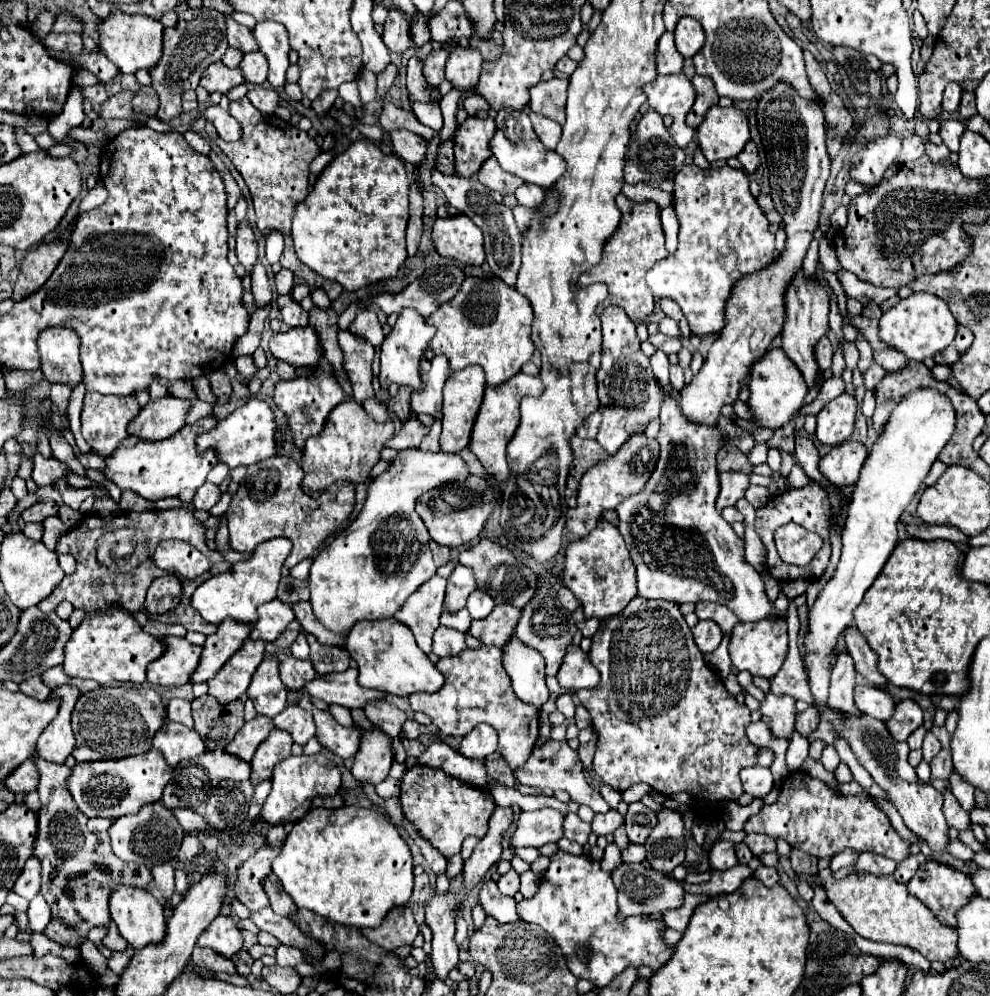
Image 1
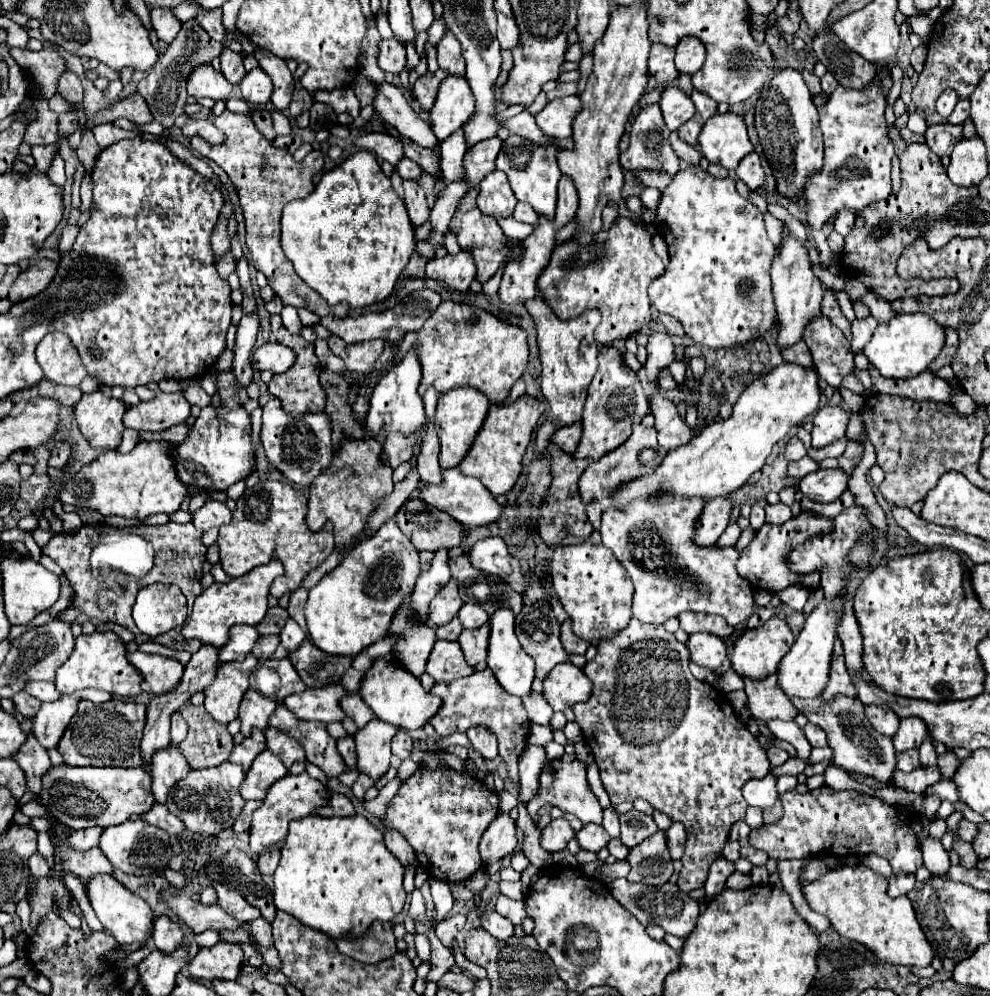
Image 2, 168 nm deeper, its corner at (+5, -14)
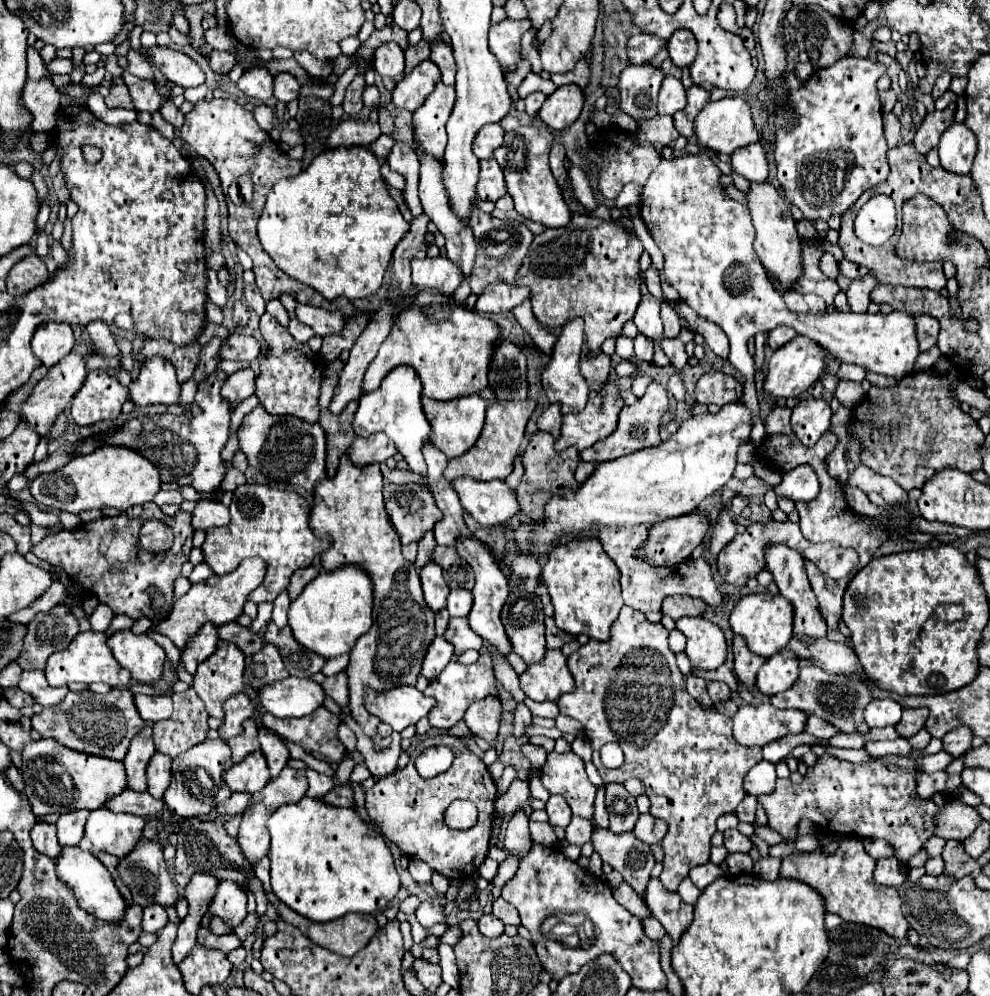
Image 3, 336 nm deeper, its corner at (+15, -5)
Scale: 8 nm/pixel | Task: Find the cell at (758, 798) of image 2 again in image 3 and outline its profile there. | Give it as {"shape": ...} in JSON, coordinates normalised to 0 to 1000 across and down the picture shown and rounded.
{"shape":[[[774,763],[766,765],[752,781],[752,791],[760,799],[780,795],[782,787],[784,787],[784,769],[780,765],[774,765]]]}

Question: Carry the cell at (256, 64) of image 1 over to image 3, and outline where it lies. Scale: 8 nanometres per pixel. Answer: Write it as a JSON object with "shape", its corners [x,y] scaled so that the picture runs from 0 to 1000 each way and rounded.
{"shape":[[[255,68],[244,74],[244,78],[240,80],[240,88],[253,98],[269,102],[277,94],[277,78],[269,68]]]}

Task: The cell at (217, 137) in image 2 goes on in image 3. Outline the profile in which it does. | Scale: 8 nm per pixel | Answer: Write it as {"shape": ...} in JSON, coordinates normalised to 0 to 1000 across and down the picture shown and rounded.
{"shape":[[[166,102],[166,106],[162,106],[160,112],[162,112],[164,118],[166,118],[168,122],[172,122],[178,131],[184,129],[184,120],[186,120],[186,116],[184,116],[184,112],[176,106],[176,102]]]}

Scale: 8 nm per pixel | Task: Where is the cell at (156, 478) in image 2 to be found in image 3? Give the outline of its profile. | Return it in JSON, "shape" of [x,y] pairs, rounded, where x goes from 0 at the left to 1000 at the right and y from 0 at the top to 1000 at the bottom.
{"shape":[[[105,448],[95,452],[93,456],[77,458],[67,468],[51,476],[40,476],[30,486],[30,496],[36,500],[38,506],[44,506],[48,512],[55,514],[67,512],[73,516],[81,516],[83,512],[93,510],[103,512],[109,508],[127,514],[131,508],[154,504],[160,492],[162,492],[160,472],[139,454],[121,448]]]}

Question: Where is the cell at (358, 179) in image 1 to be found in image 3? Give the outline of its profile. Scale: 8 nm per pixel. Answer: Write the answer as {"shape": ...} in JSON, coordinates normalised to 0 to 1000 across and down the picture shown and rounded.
{"shape":[[[364,147],[327,151],[301,177],[279,183],[271,193],[261,221],[261,239],[277,265],[293,279],[321,291],[329,301],[339,301],[341,297],[360,301],[380,295],[396,261],[396,253],[412,231],[414,225],[406,219],[384,177],[382,159]]]}

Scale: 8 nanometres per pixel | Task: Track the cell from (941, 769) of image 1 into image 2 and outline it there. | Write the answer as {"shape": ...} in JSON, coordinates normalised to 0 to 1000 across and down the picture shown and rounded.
{"shape":[[[956,754],[954,758],[947,760],[947,772],[952,776],[952,782],[962,782],[966,770],[968,770],[968,760],[962,756],[962,754]]]}

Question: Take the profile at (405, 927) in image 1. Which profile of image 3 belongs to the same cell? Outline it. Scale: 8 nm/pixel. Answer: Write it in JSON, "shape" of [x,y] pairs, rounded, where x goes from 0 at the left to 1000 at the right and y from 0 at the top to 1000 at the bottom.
{"shape":[[[265,861],[259,869],[257,869],[257,878],[259,878],[259,882],[265,886],[265,890],[267,890],[267,896],[269,896],[269,900],[271,900],[271,904],[273,904],[273,908],[277,910],[277,914],[279,914],[279,918],[285,922],[285,924],[289,924],[291,928],[295,928],[295,930],[301,930],[301,934],[307,938],[307,940],[311,940],[317,948],[321,948],[321,950],[325,950],[325,952],[331,952],[331,954],[335,954],[335,956],[339,956],[339,958],[345,958],[345,960],[358,960],[362,954],[366,954],[372,946],[374,946],[374,942],[380,938],[380,934],[382,934],[382,928],[380,928],[380,922],[376,920],[376,918],[349,918],[347,922],[343,922],[343,924],[339,924],[339,926],[311,926],[311,922],[303,922],[303,918],[299,918],[297,914],[291,914],[291,910],[285,910],[285,906],[275,898],[275,892],[273,892],[273,863],[271,861]]]}

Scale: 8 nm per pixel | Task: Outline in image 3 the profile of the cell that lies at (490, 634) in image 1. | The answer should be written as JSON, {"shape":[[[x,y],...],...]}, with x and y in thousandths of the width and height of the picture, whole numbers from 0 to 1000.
{"shape":[[[457,620],[453,627],[453,633],[448,641],[459,649],[461,659],[465,659],[471,653],[485,653],[487,641],[473,629],[473,620]]]}

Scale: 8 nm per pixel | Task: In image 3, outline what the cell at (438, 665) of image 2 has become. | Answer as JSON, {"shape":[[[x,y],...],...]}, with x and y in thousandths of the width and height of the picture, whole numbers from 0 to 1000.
{"shape":[[[440,639],[428,661],[426,679],[430,679],[432,683],[438,683],[451,671],[451,667],[455,665],[457,659],[459,659],[459,649],[455,645],[451,645],[448,641]]]}

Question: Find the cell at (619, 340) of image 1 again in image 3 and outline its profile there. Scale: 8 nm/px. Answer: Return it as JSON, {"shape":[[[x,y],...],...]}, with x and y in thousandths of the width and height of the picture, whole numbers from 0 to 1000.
{"shape":[[[614,384],[608,394],[596,394],[594,408],[586,416],[572,416],[568,420],[568,438],[562,442],[562,452],[582,448],[586,454],[600,444],[610,442],[622,432],[624,414],[630,404],[624,400],[624,388]]]}

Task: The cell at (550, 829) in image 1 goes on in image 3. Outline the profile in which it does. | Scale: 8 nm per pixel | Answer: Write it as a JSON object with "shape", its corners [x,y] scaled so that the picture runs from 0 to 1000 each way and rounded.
{"shape":[[[564,797],[556,799],[556,803],[552,805],[552,815],[556,819],[556,827],[558,829],[564,827],[564,829],[572,831],[574,825],[576,825],[576,821],[578,821],[578,813],[576,813],[572,801],[564,801]]]}

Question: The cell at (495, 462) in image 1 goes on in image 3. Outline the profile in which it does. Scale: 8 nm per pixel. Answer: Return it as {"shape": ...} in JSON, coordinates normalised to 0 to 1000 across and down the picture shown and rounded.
{"shape":[[[529,402],[529,404],[501,404],[491,412],[491,426],[489,432],[483,440],[483,444],[467,458],[457,460],[453,464],[453,470],[448,472],[448,480],[453,484],[465,480],[465,478],[473,478],[479,482],[507,482],[513,480],[513,476],[517,474],[517,464],[519,458],[523,456],[525,444],[529,440],[529,432],[533,426],[533,420],[537,418],[537,414],[541,412],[541,404],[539,402]]]}

